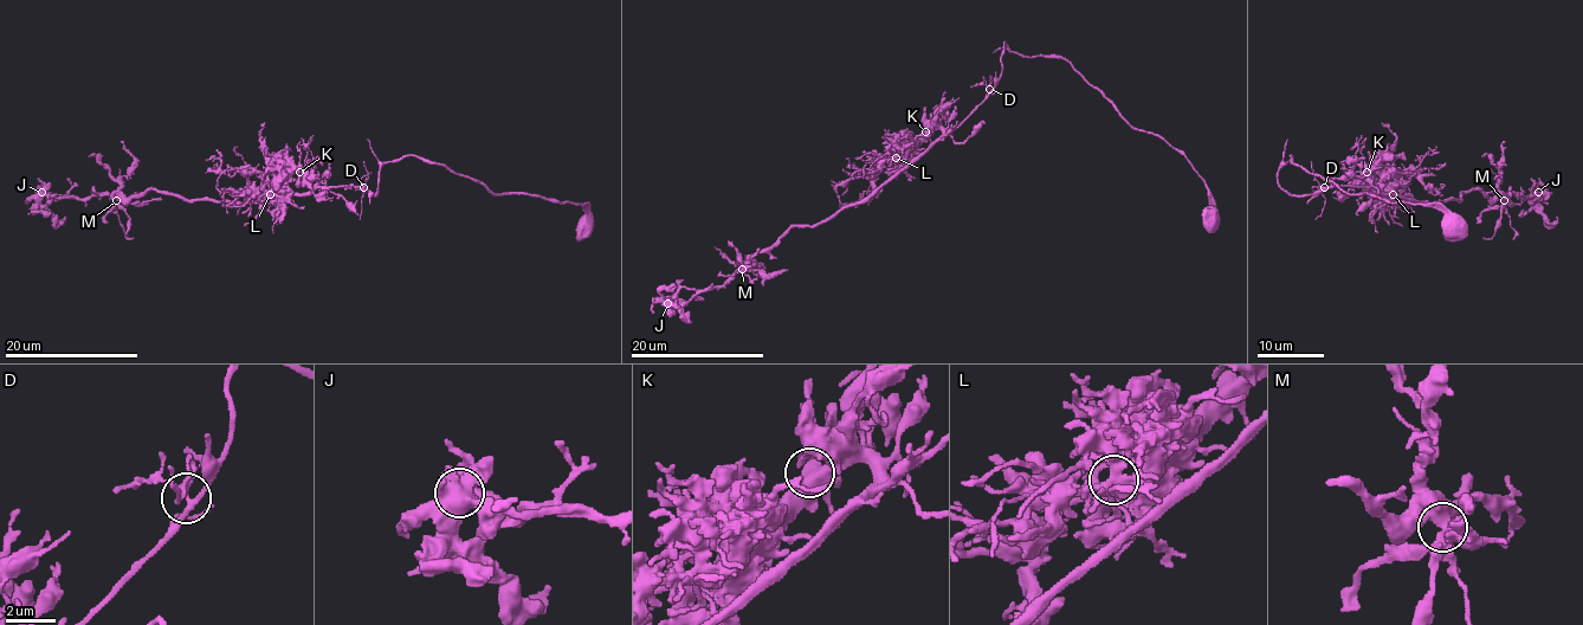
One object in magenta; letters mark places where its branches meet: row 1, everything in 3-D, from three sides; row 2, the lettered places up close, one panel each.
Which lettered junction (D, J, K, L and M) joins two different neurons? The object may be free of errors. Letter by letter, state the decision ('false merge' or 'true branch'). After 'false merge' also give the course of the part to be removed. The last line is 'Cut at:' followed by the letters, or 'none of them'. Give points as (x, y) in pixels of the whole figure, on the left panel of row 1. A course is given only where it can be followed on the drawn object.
D: true branch
J: true branch
K: true branch
L: false merge | (269, 194), (277, 191), (280, 171), (265, 155), (260, 142), (264, 122)
M: true branch
Cut at: L

